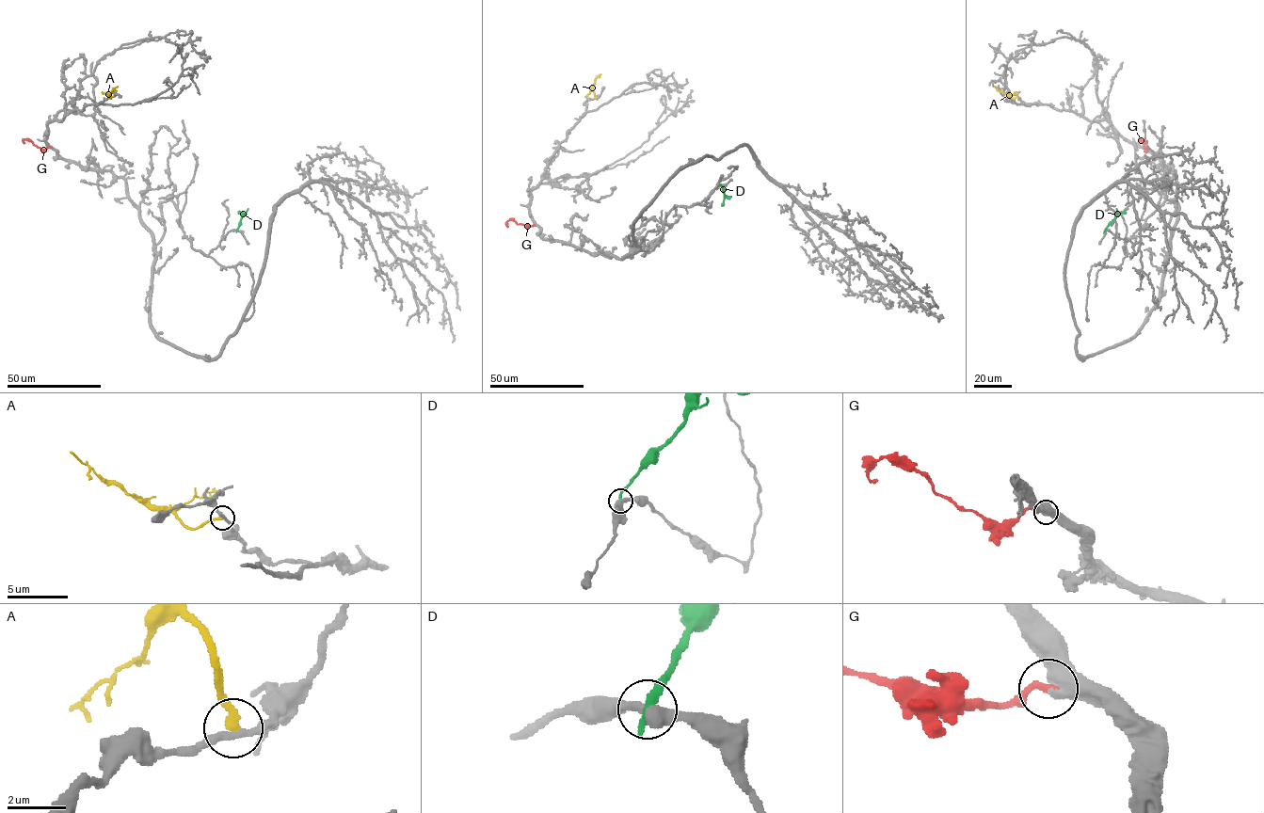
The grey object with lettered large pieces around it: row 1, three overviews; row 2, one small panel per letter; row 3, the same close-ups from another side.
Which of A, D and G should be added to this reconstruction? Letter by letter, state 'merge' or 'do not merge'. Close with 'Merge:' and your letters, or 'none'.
A: do not merge
D: do not merge
G: merge
Merge: G

